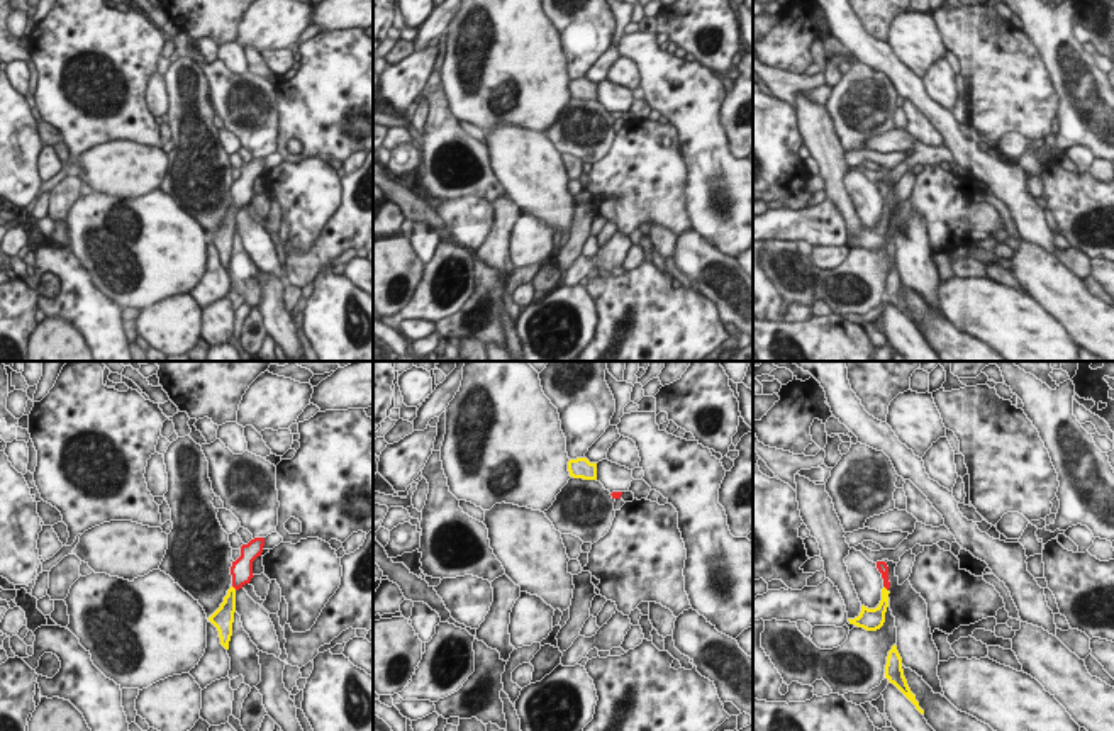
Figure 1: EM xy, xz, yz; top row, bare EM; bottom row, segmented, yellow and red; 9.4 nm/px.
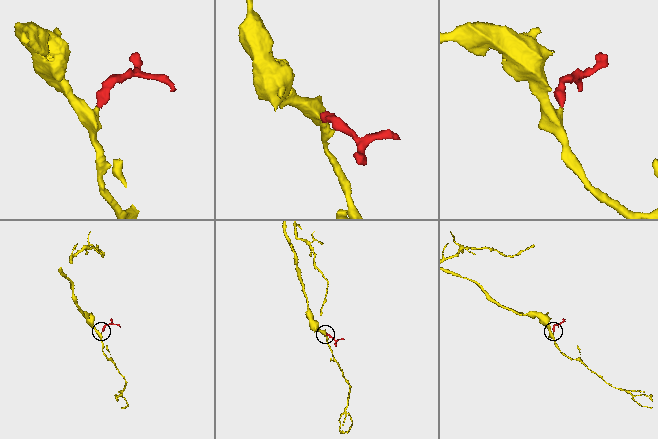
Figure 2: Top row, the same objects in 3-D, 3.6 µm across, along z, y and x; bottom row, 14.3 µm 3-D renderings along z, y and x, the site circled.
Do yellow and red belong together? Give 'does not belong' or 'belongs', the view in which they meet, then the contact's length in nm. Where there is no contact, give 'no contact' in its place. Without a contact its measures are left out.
belongs; meets yellow in yz; contact 70 nm long

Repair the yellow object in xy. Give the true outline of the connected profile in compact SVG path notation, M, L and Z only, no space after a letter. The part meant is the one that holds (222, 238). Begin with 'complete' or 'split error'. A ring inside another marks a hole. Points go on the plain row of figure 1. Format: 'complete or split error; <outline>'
split error; M254 158L248 165L241 166L241 176L232 181L231 195L232 207L227 210L220 227L209 237L209 241L217 248L220 265L229 270L229 261L232 256L232 243L236 232L236 212L251 202L253 181L261 176L265 166L265 158Z

